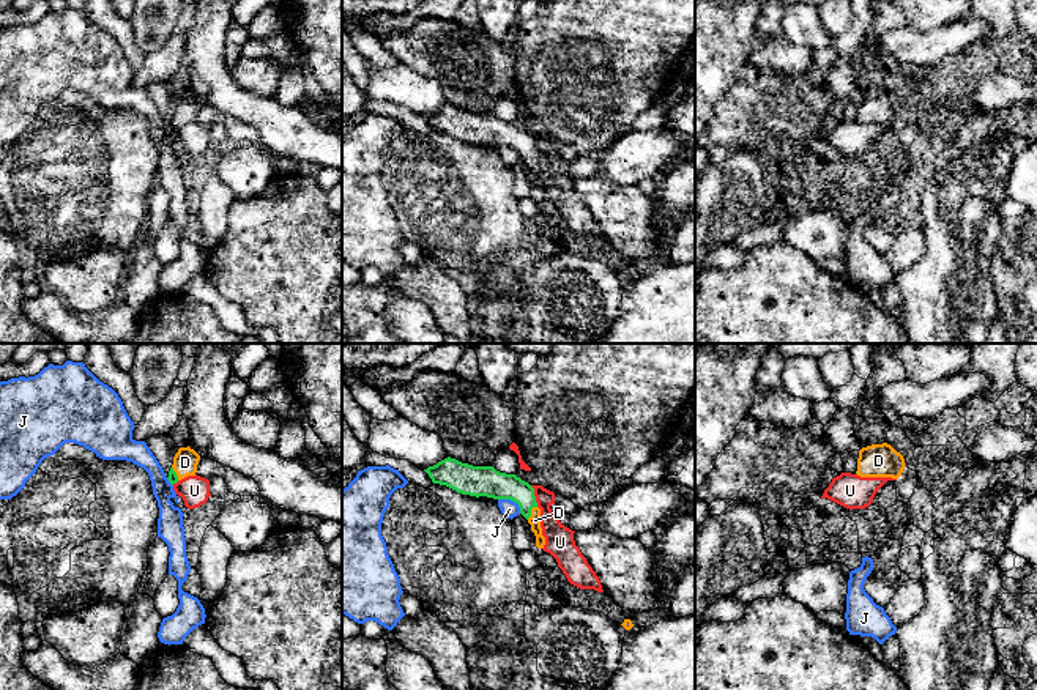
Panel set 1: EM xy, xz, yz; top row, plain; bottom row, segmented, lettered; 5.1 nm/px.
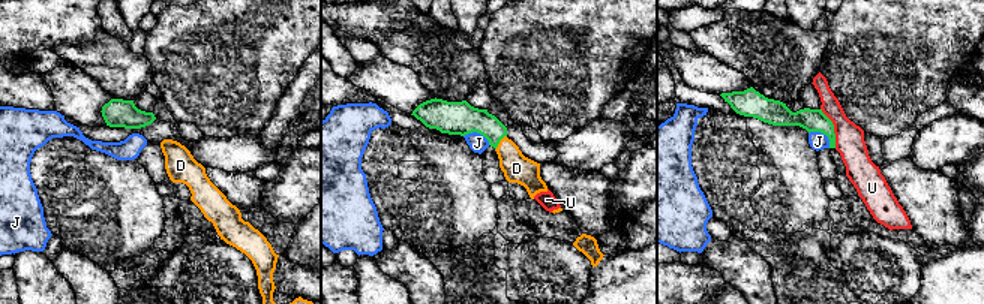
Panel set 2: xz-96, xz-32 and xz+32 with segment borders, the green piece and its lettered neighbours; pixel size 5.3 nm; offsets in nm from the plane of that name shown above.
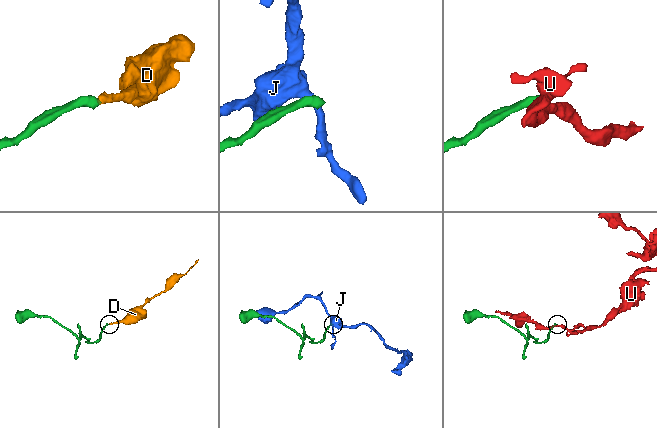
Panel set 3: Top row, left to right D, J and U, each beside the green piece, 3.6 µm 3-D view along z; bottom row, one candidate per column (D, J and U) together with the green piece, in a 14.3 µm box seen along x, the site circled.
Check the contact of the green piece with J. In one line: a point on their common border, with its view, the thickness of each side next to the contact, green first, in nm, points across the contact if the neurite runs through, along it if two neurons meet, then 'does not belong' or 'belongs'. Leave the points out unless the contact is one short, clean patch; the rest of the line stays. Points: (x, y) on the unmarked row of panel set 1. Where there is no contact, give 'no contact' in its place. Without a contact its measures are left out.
contact xz (512, 147); calibres 160 and 90 nm; border xz (498, 145), (514, 148), (520, 159); does not belong

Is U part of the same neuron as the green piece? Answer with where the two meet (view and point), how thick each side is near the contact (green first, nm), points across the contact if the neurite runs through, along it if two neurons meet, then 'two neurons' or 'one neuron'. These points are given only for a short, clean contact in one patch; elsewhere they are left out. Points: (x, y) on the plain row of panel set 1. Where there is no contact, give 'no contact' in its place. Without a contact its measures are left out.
contact xz (535, 144); calibres 150 and 140 nm; border xz (530, 133), (538, 153); two neurons

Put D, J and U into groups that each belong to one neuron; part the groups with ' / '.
D / J / U

